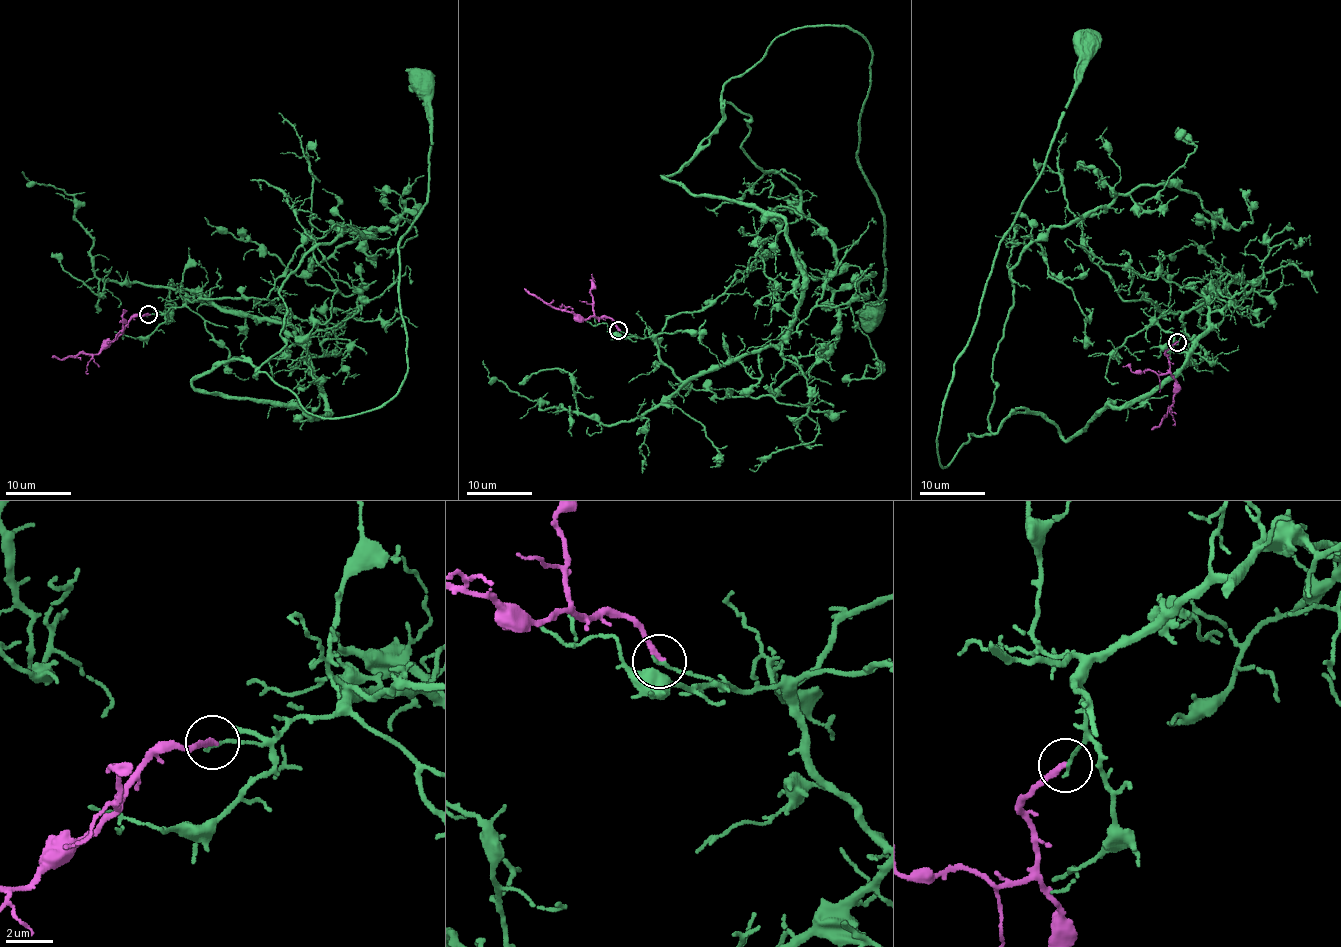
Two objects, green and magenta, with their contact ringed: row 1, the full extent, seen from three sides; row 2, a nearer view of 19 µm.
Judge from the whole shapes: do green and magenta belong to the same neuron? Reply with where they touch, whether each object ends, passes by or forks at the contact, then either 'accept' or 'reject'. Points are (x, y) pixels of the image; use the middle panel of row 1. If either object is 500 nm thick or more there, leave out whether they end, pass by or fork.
at (618, 330); green ends there; magenta ends there; reject

